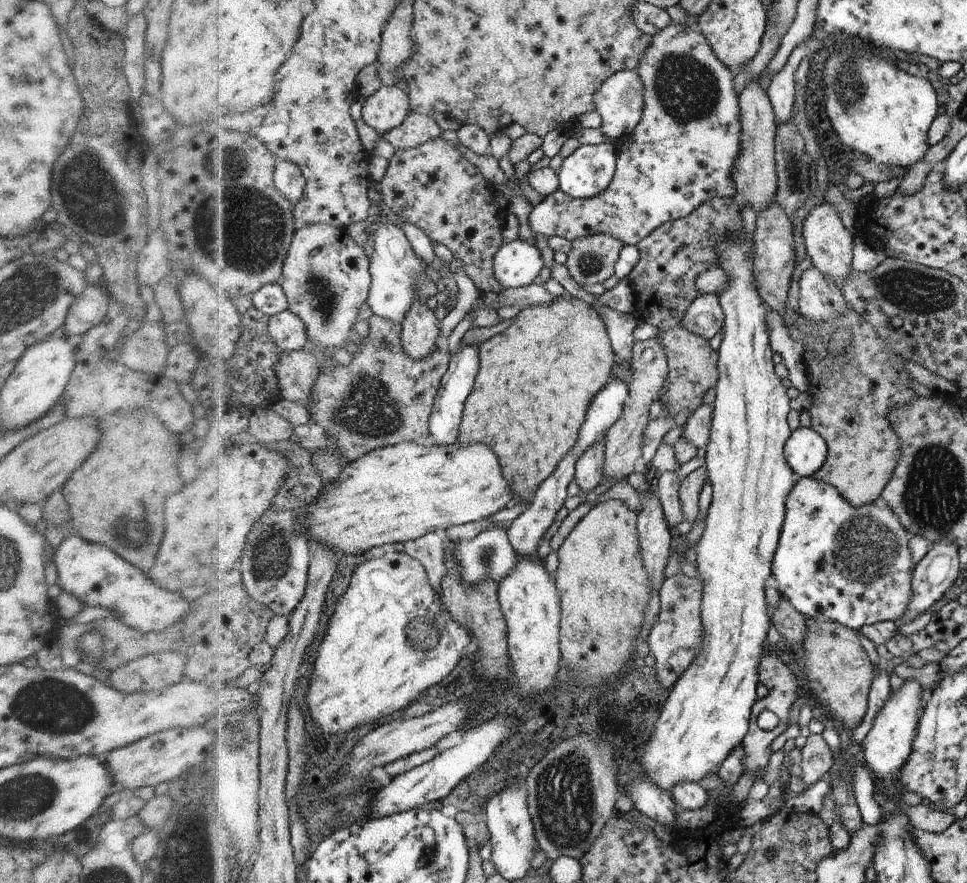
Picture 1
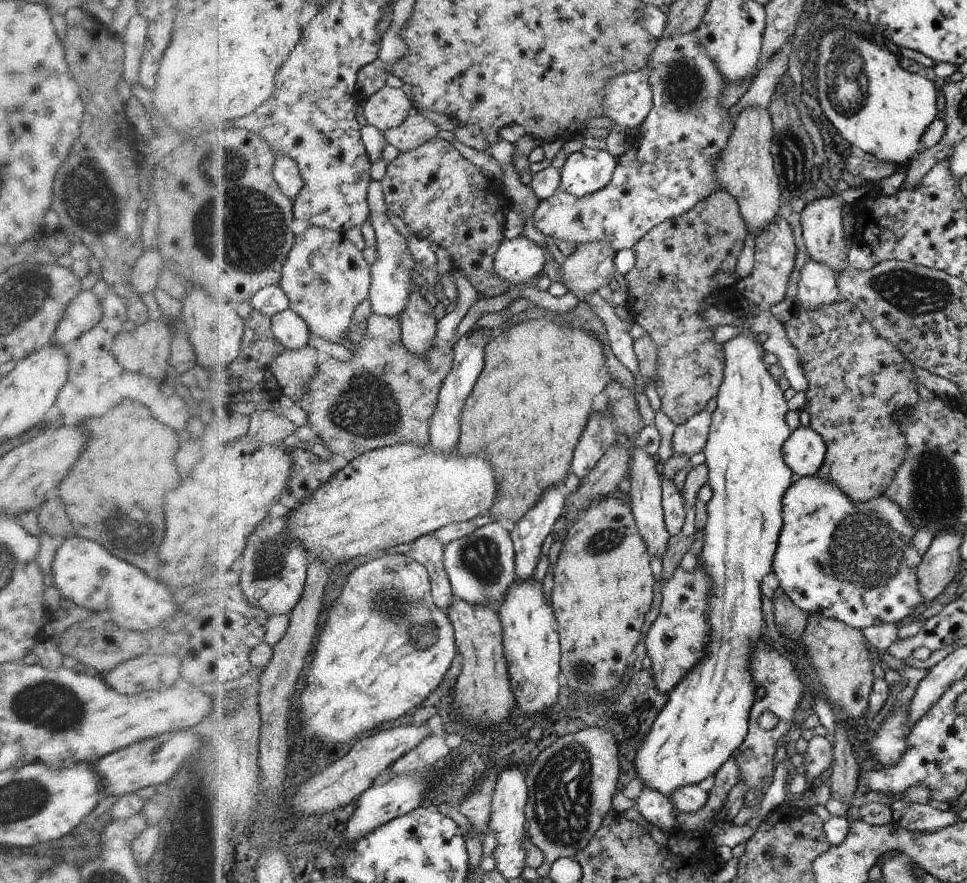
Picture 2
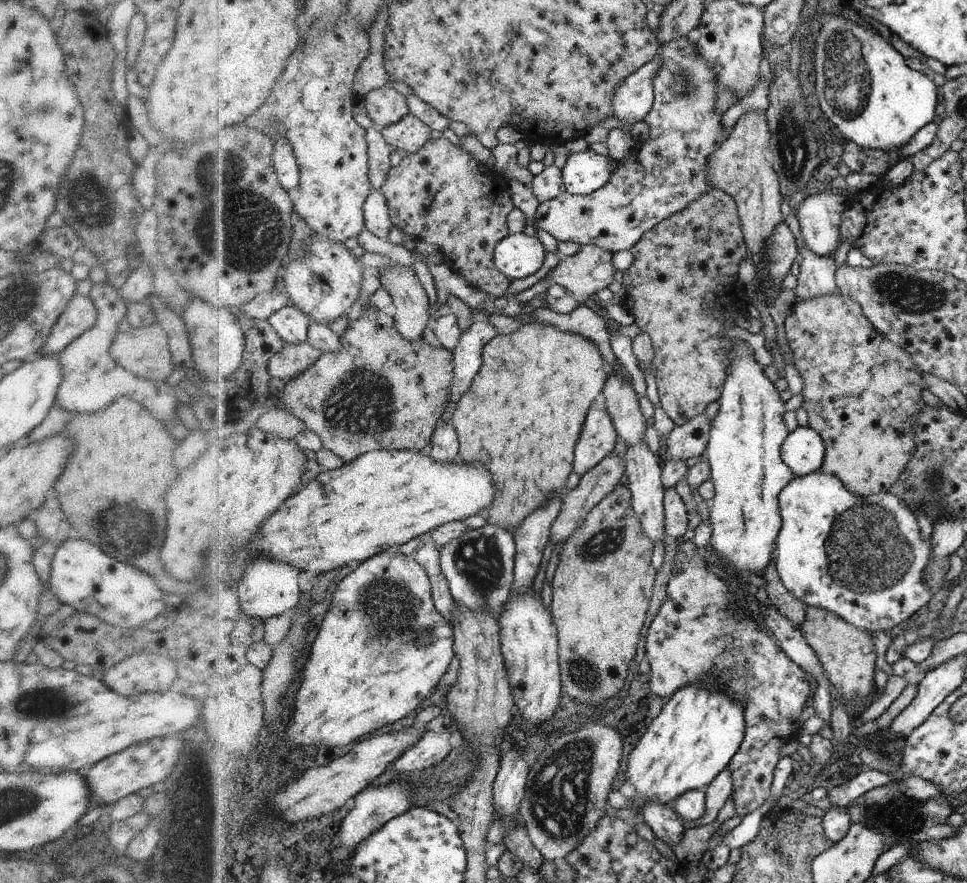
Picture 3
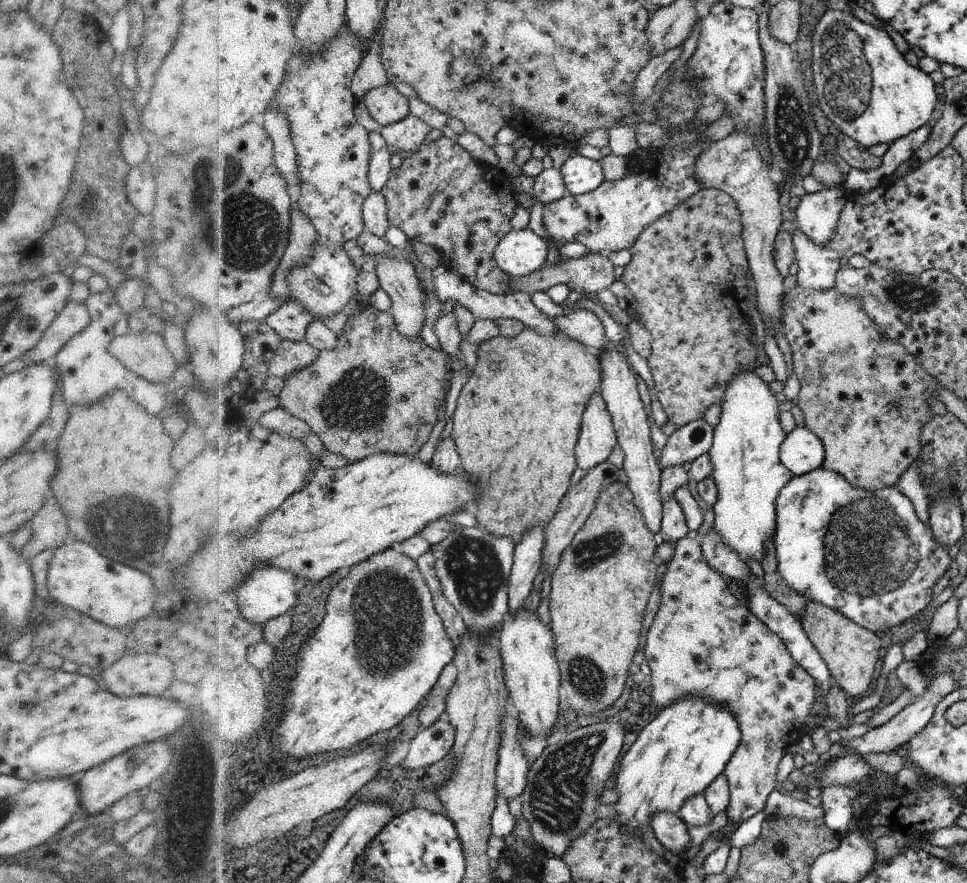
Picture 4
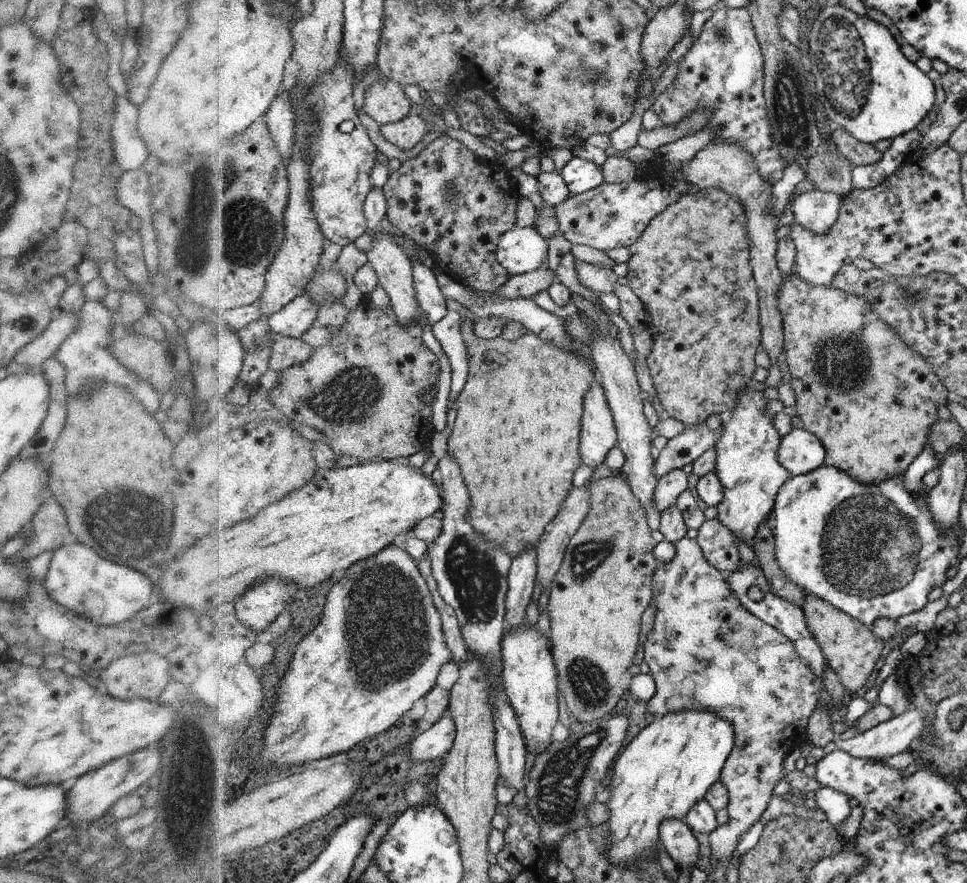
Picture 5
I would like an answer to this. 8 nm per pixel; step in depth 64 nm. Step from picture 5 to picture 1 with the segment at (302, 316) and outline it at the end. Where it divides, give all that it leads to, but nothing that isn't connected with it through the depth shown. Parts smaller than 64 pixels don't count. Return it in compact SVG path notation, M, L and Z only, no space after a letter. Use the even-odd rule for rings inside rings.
M292 309L271 317L270 332L284 352L301 351L310 345L309 328Z

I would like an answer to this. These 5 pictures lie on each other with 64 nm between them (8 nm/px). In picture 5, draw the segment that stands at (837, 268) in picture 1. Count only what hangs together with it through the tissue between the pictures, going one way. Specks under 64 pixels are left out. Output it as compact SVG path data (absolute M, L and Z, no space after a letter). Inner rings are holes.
M819 188L806 191L791 200L794 220L815 233L827 233L839 215L842 197L822 192Z

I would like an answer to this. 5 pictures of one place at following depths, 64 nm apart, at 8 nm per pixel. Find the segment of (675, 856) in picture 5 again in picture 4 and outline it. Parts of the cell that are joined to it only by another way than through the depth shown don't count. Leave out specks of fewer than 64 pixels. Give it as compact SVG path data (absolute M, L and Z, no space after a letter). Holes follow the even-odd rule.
M656 812L650 820L650 826L664 849L678 856L688 850L690 828L674 812Z

